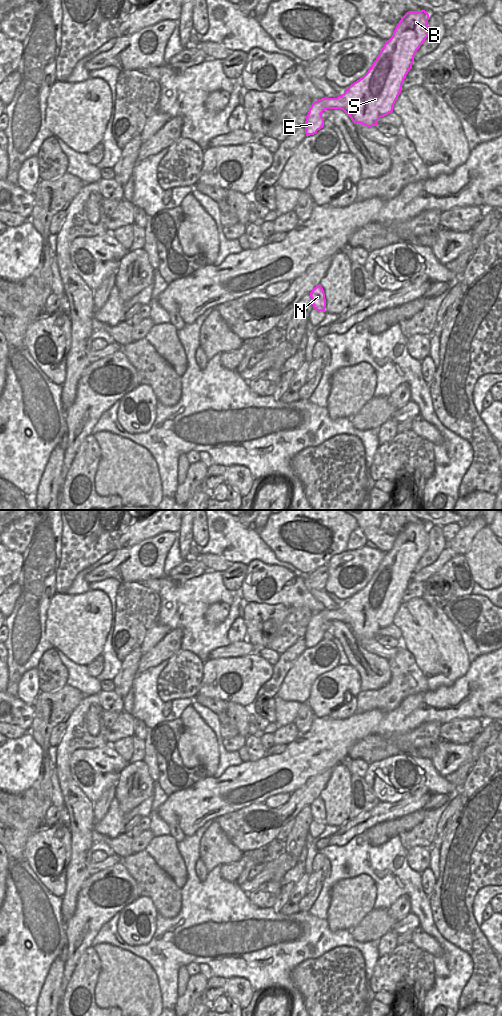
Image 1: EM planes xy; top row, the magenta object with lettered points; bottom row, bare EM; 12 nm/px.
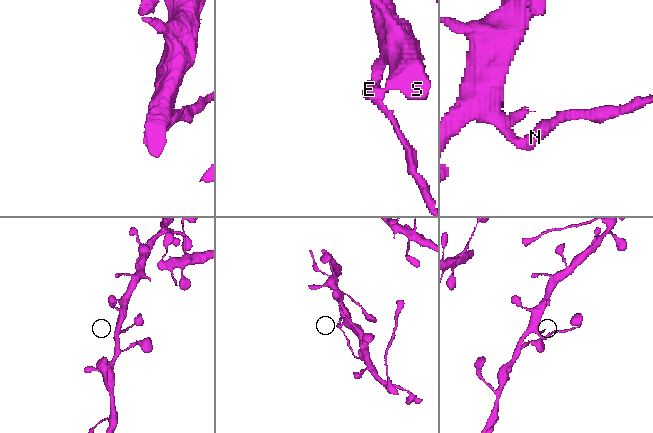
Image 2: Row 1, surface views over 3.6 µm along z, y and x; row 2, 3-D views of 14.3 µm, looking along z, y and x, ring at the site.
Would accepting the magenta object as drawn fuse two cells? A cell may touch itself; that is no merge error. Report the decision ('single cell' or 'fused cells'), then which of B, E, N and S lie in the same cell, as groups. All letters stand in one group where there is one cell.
single cell; groups B E N S

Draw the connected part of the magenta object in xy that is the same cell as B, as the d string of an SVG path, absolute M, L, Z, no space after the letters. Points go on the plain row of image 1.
M425 522L407 524L362 590L341 608L325 609L312 615L304 636L306 648L316 646L324 639L322 625L326 621L341 621L354 636L367 639L377 638L381 629L393 624L414 568L429 547L428 532L429 526Z

